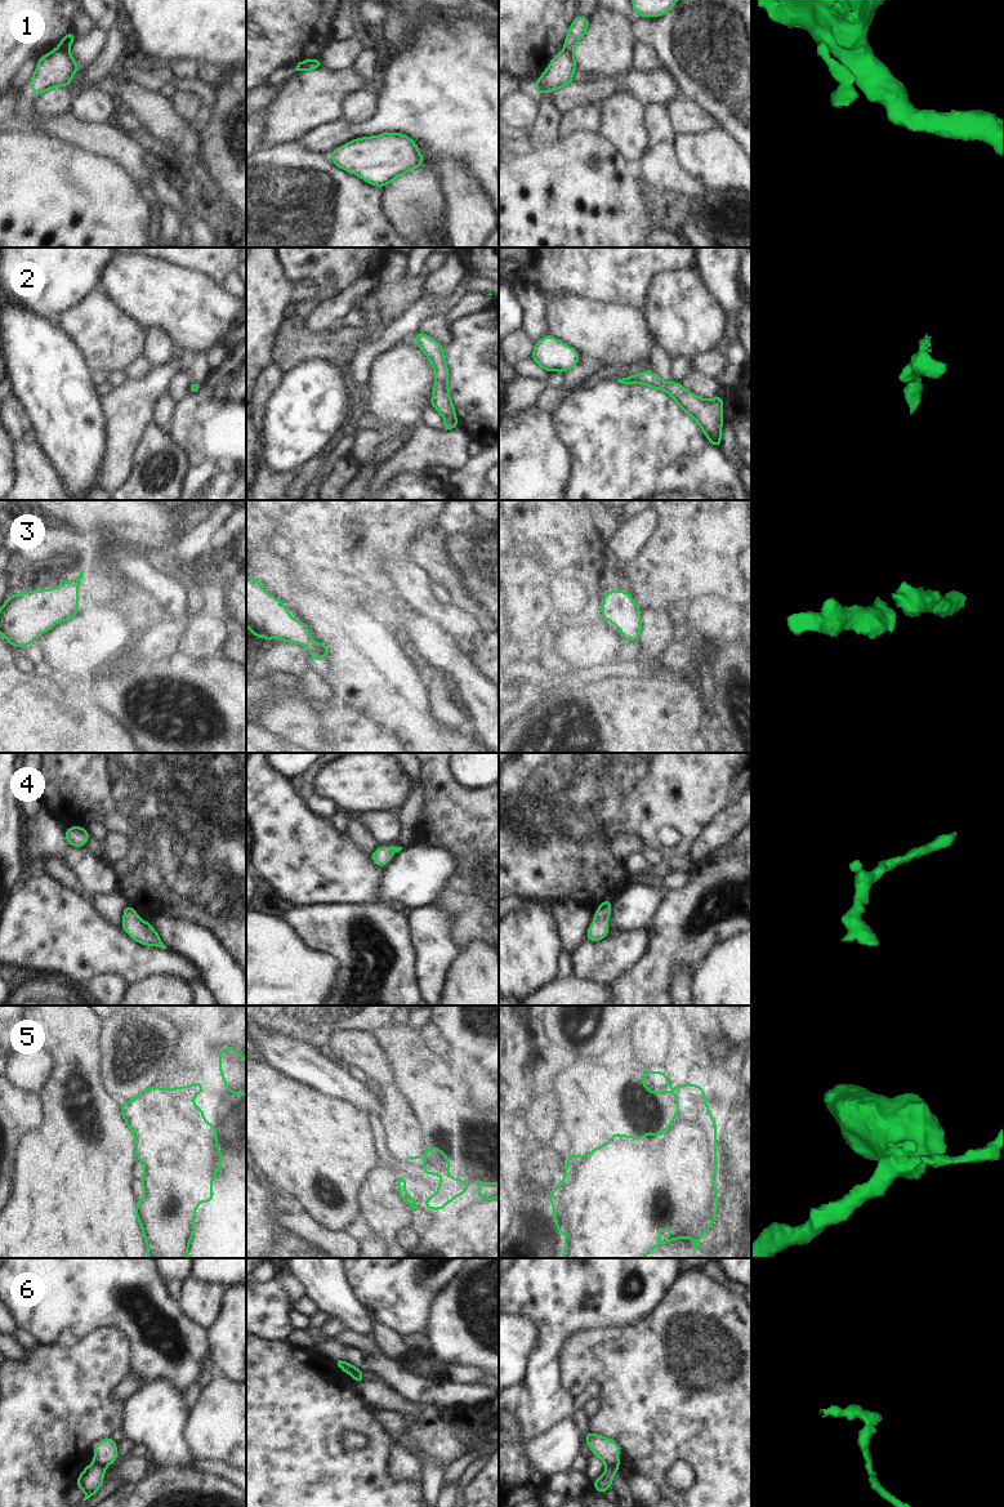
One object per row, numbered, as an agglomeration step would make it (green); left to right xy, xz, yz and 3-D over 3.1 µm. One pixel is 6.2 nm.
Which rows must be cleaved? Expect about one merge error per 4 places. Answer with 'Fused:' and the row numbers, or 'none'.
Fused: 1, 6

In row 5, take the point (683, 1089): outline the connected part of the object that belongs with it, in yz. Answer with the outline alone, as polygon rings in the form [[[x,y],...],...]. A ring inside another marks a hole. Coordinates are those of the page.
[[[643,1071],[638,1078],[651,1094],[671,1092],[678,1104],[677,1115],[660,1136],[646,1132],[641,1138],[635,1138],[611,1133],[608,1143],[593,1149],[585,1156],[570,1151],[563,1181],[548,1195],[554,1209],[555,1227],[567,1236],[567,1241],[562,1244],[563,1258],[644,1258],[656,1247],[679,1238],[693,1239],[693,1249],[697,1250],[704,1232],[715,1223],[718,1190],[710,1180],[718,1171],[718,1125],[708,1110],[704,1088],[699,1084],[682,1084],[671,1091],[669,1076],[664,1071]],[[664,1227],[670,1229],[670,1235],[660,1241],[657,1234]]]

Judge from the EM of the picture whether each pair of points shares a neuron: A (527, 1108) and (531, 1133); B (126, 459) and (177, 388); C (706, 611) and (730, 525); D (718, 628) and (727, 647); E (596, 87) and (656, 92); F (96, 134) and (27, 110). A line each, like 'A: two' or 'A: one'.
A: one
B: two
C: two
D: two
E: one
F: one

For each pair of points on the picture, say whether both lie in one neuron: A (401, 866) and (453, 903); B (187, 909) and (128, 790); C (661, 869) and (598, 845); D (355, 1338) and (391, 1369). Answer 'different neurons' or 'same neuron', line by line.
A: different neurons
B: same neuron
C: different neurons
D: different neurons

